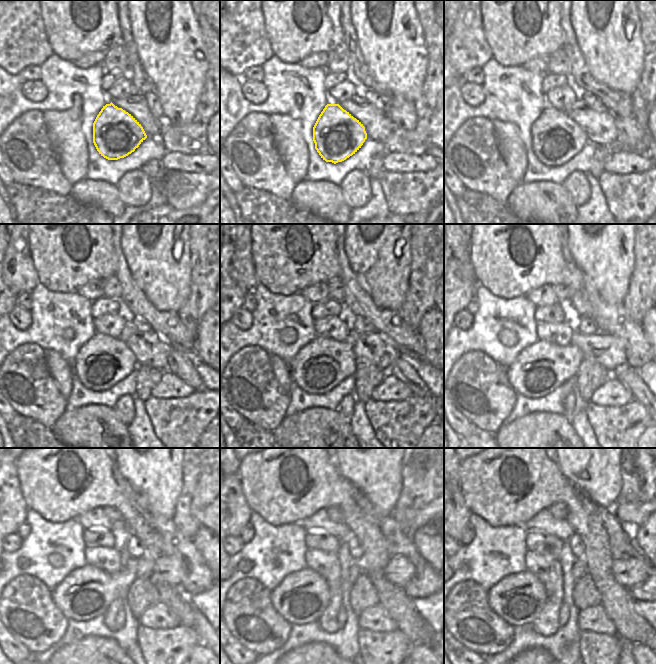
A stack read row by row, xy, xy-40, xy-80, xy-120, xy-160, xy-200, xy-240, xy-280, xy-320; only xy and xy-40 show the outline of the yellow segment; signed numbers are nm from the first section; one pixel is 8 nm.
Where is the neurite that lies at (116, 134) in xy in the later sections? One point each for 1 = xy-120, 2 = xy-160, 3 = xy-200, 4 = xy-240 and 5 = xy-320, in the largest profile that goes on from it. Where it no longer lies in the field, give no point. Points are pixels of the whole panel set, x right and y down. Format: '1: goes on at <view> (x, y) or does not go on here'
1: goes on at xy-120 (103, 361)
2: goes on at xy-160 (319, 366)
3: goes on at xy-200 (540, 368)
4: goes on at xy-240 (85, 593)
5: goes on at xy-320 (518, 599)

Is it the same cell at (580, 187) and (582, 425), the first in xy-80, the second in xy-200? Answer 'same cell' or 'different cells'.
different cells

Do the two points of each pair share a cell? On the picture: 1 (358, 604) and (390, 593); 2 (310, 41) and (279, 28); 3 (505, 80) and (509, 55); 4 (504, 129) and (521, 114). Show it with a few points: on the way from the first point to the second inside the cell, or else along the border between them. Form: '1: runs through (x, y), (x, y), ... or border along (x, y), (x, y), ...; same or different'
1: border along (367, 576), (376, 591), (379, 603); different
2: runs through (302, 38), (292, 28), (287, 28); same
3: border along (492, 58), (502, 65), (522, 66); different
4: border along (493, 119), (513, 122), (518, 127), (523, 143); different

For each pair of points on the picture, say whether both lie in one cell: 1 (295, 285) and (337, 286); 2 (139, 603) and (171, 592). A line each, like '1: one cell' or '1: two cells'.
1: two cells
2: two cells

